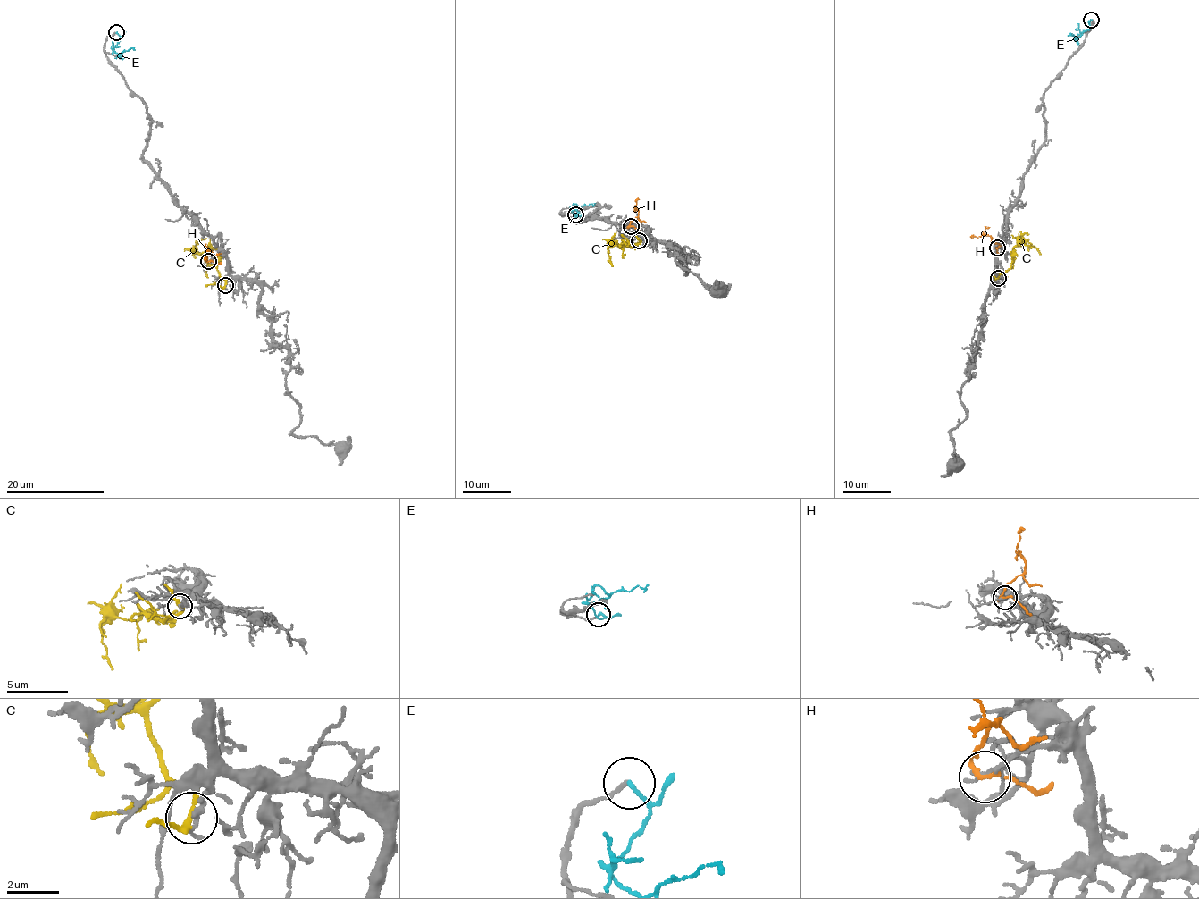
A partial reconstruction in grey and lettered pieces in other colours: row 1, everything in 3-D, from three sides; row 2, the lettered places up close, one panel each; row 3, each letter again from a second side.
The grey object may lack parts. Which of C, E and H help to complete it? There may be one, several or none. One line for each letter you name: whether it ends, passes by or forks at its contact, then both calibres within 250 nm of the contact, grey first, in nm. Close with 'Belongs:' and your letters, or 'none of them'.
Belongs: none of them

